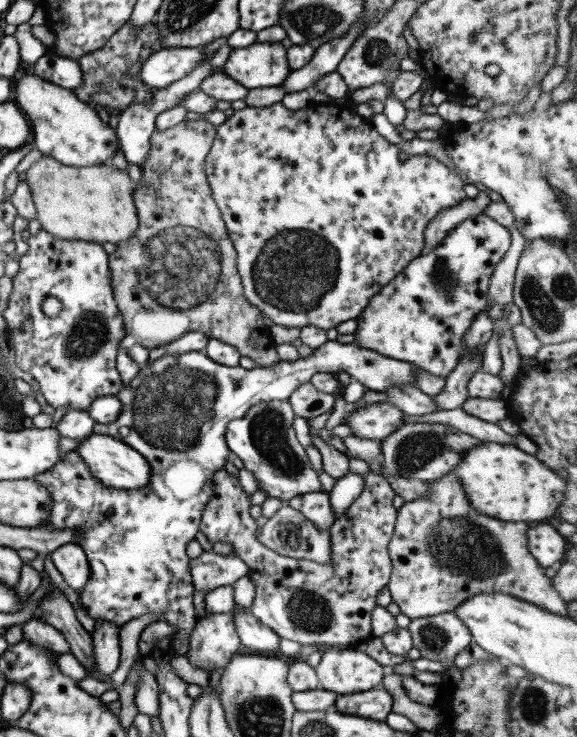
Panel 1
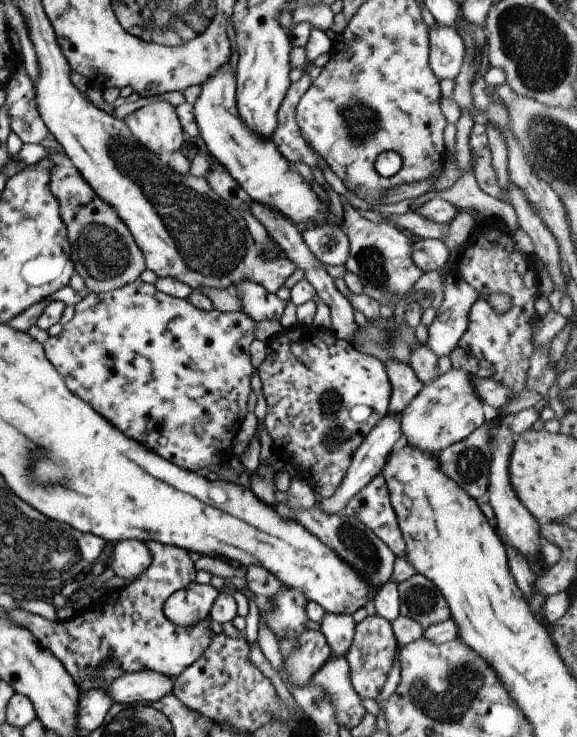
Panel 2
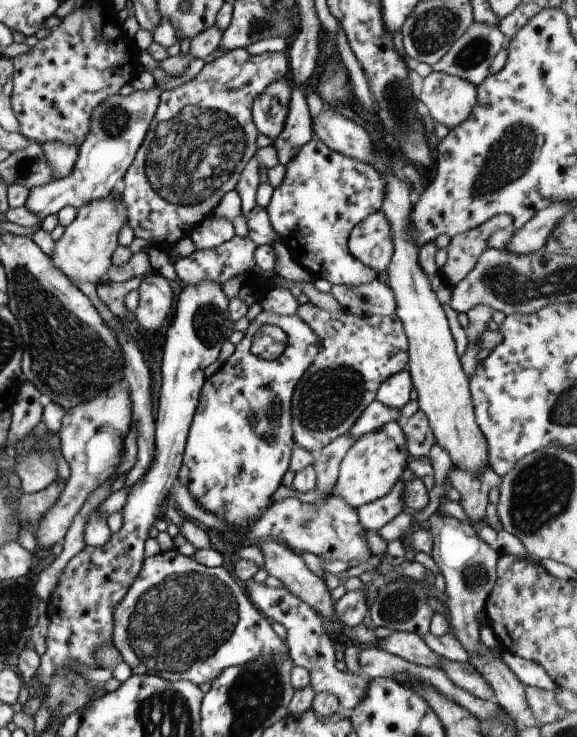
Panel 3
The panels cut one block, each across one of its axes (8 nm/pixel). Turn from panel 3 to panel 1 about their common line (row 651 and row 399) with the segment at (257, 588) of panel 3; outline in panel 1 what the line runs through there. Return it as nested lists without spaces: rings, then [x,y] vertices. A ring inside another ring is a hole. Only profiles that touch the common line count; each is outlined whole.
[[[307,381],[293,389],[286,402],[290,405],[293,416],[310,420],[332,411],[334,398],[333,394],[319,392]]]

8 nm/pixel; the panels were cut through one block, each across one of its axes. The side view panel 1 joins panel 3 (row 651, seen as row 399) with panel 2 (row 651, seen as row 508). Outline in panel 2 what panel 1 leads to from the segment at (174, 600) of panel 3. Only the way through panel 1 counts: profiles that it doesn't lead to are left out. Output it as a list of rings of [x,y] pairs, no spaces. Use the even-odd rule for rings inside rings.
[[[146,541],[146,545],[152,556],[151,562],[134,581],[127,587],[111,592],[106,591],[103,596],[93,599],[87,605],[82,606],[79,612],[75,613],[67,621],[48,620],[40,615],[27,613],[18,607],[12,610],[4,610],[4,613],[13,624],[27,629],[42,647],[51,651],[51,654],[59,660],[81,691],[101,687],[100,676],[93,677],[92,670],[103,659],[113,659],[114,663],[121,667],[121,670],[125,673],[155,671],[173,680],[181,671],[184,671],[201,656],[213,636],[213,632],[207,626],[209,619],[193,626],[184,627],[169,622],[162,613],[165,599],[176,590],[195,580],[196,570],[194,569],[194,562],[189,558],[189,553],[179,547],[164,545],[155,541]]]

